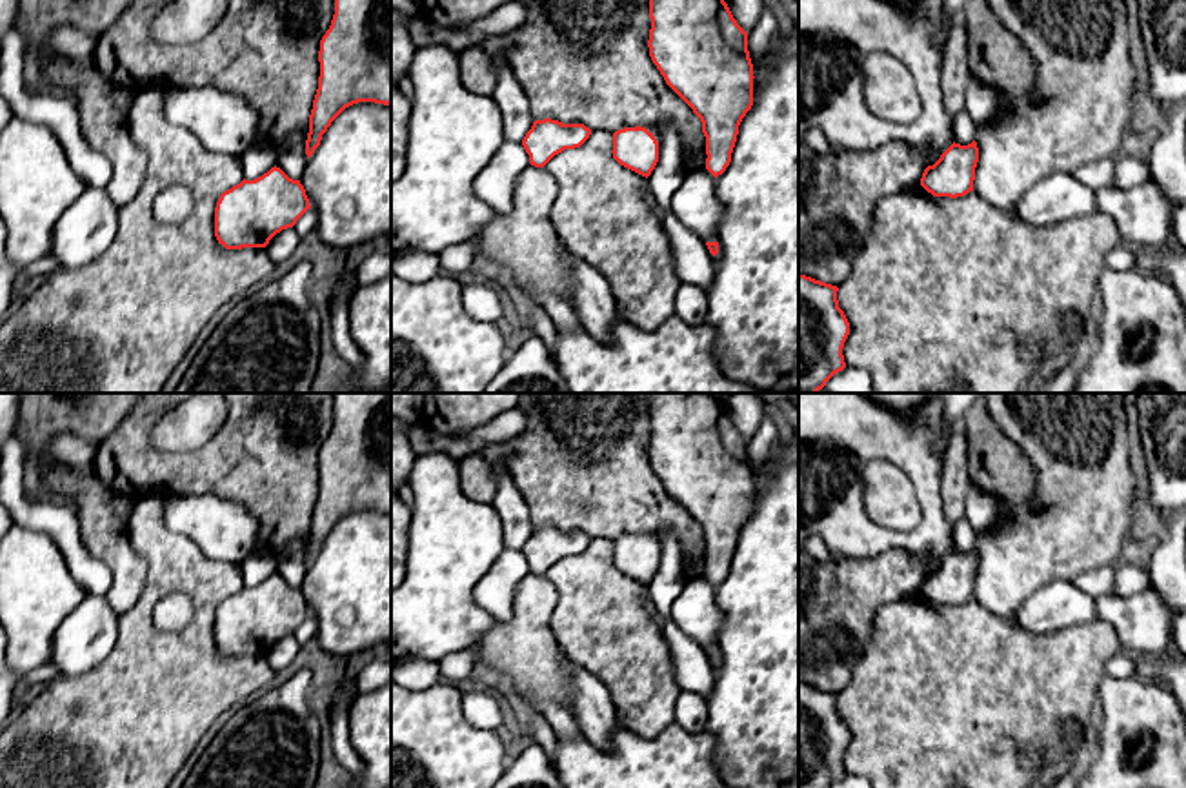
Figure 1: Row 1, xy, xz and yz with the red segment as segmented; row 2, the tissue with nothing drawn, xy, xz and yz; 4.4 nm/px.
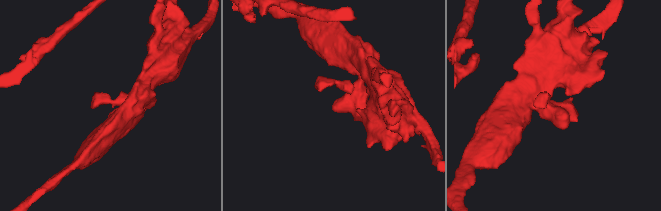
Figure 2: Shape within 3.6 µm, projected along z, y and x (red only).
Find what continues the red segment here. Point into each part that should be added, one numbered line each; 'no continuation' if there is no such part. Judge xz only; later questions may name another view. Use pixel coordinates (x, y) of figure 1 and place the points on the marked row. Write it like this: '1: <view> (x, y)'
1: xz (524, 242)

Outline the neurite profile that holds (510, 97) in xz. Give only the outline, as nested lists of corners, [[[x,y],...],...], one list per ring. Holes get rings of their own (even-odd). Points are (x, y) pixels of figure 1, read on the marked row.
[[[513,33],[482,38],[475,44],[495,64],[498,84],[491,98],[502,115],[502,131],[508,142],[522,142],[533,126],[529,100],[509,64],[509,51],[515,45]]]

